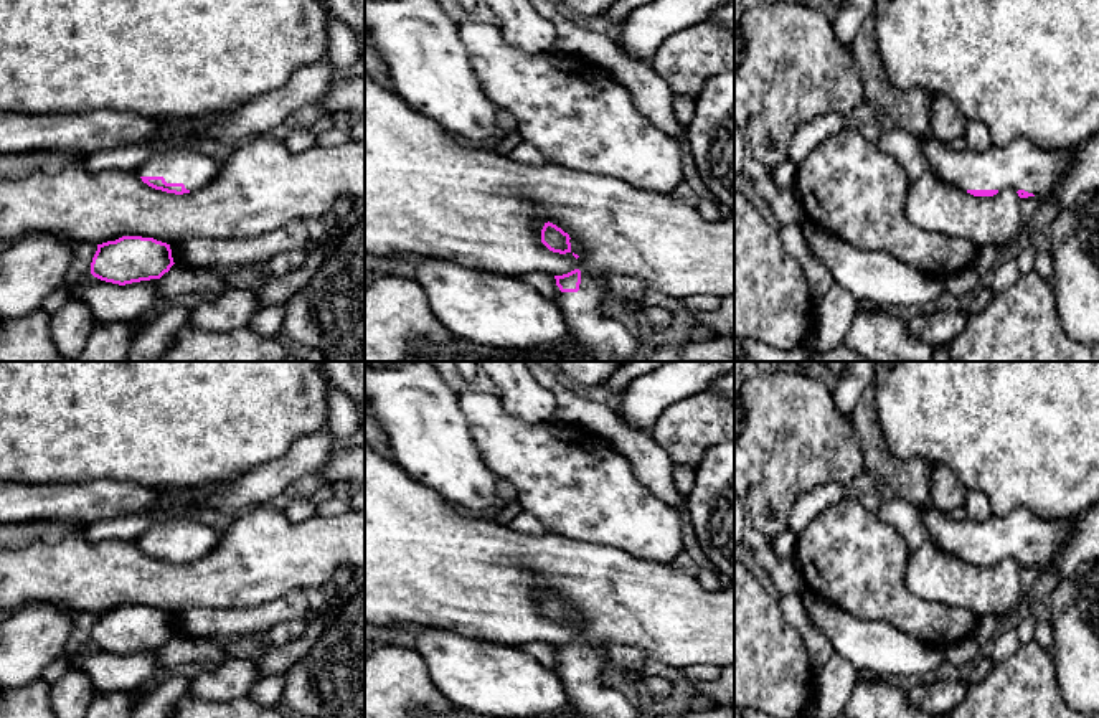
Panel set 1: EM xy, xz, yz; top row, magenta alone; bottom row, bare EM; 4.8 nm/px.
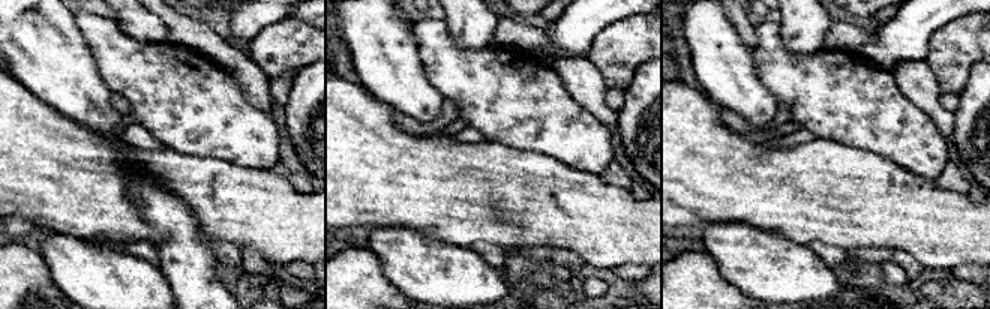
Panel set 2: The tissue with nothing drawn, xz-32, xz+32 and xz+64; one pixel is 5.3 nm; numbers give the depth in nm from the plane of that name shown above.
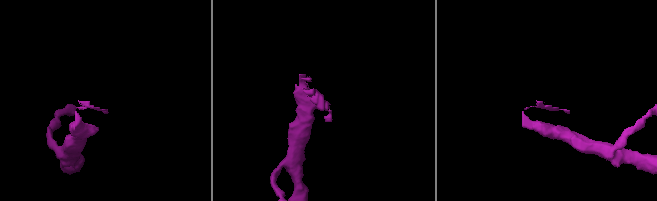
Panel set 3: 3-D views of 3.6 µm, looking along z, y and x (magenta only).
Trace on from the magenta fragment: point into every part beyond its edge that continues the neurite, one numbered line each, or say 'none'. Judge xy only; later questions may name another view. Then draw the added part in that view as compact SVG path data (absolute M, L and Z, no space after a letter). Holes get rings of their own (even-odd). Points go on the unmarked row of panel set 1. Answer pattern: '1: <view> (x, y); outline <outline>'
1: xy (193, 538); outline M168 518L157 522L137 541L139 546L163 546L167 553L183 553L195 561L206 556L221 535L210 525L190 518Z

